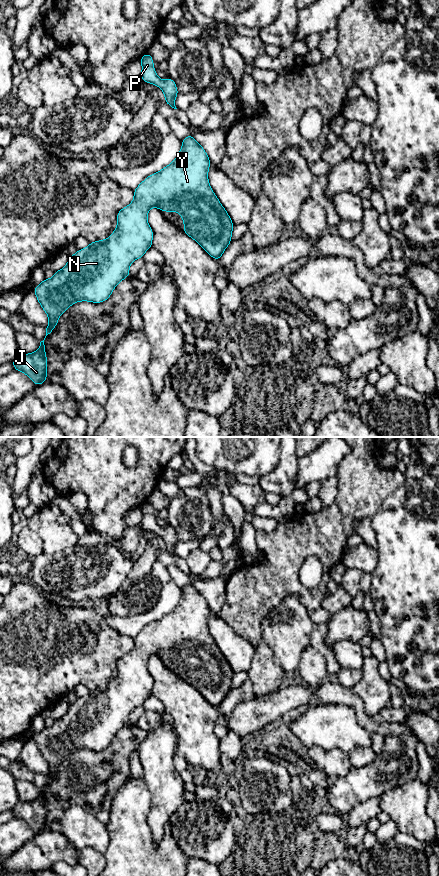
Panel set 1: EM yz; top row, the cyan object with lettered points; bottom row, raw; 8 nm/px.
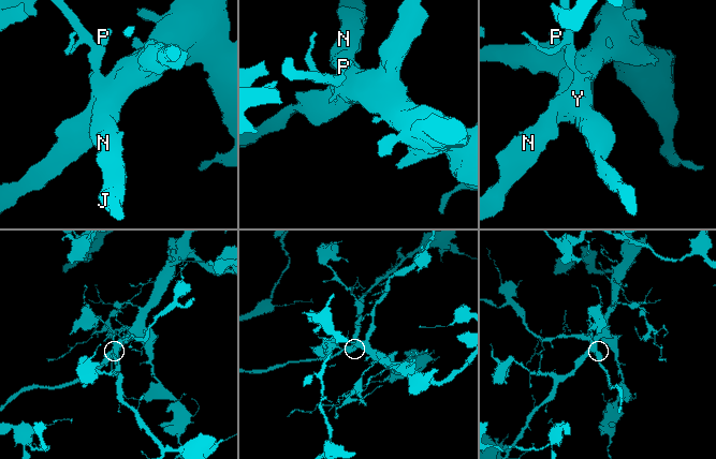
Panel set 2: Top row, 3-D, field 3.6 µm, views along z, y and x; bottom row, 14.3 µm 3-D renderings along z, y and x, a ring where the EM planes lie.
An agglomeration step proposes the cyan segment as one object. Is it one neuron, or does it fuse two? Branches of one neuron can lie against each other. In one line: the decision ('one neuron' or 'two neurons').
one neuron

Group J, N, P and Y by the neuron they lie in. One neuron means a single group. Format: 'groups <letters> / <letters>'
groups J N P Y

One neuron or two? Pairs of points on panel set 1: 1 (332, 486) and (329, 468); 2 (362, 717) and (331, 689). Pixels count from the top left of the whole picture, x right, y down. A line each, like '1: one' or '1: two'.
1: two
2: one

